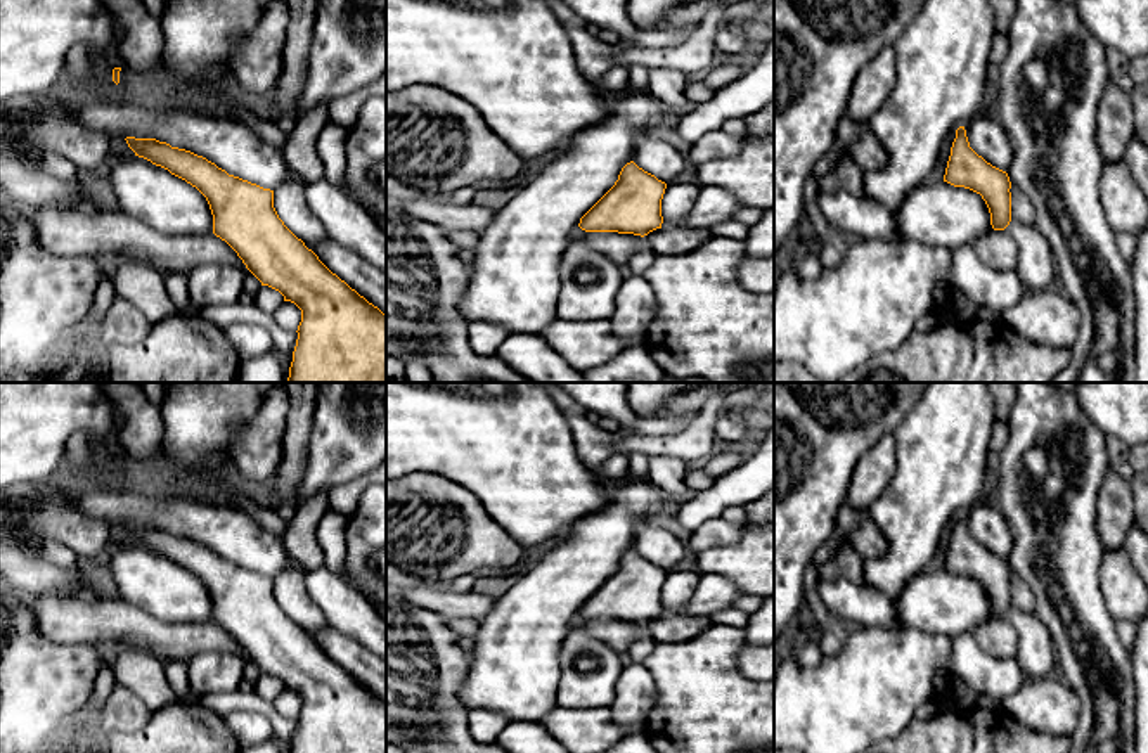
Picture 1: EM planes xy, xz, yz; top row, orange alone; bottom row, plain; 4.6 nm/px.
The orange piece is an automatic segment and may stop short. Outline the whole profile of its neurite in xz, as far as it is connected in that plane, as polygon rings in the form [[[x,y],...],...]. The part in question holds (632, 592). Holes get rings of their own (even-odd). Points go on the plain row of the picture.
[[[627,550],[615,573],[580,606],[585,620],[648,623],[661,616],[661,587],[667,571]]]

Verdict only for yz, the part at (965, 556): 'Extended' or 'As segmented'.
As segmented

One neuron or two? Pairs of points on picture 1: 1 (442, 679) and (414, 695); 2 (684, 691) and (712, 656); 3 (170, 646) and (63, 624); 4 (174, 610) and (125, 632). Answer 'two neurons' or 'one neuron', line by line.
1: one neuron
2: one neuron
3: one neuron
4: two neurons

